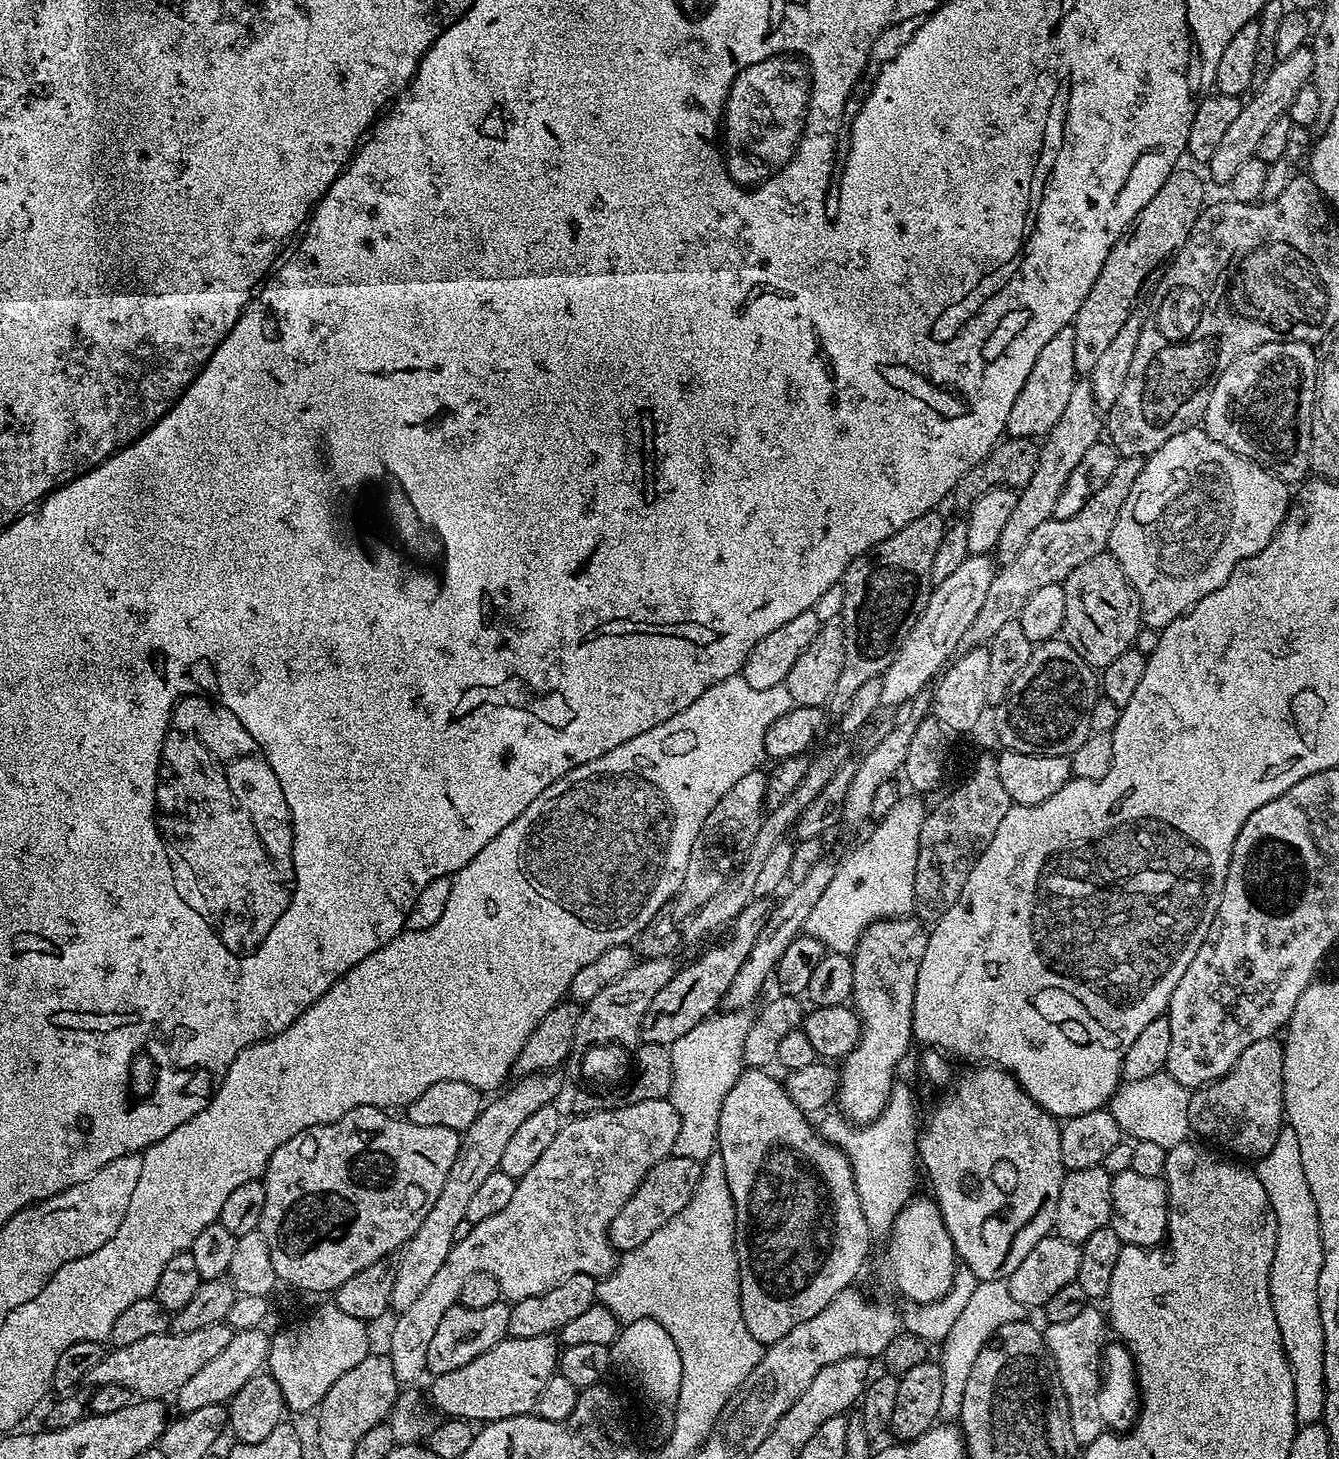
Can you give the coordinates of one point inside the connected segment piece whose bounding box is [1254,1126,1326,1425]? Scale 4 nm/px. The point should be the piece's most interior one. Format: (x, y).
(1299, 1251)

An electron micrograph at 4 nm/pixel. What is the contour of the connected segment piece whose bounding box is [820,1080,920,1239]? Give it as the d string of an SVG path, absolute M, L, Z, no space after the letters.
M898 1080L892 1086L891 1096L888 1099L887 1110L874 1119L870 1124L855 1125L843 1113L825 1113L821 1119L820 1133L825 1141L835 1145L840 1151L846 1153L852 1161L855 1174L855 1188L858 1190L859 1201L862 1202L862 1214L865 1215L866 1226L869 1235L873 1238L884 1239L891 1233L893 1222L898 1214L913 1199L914 1186L916 1184L916 1172L918 1176L918 1139L920 1133L920 1121L914 1108L914 1096L911 1088Z

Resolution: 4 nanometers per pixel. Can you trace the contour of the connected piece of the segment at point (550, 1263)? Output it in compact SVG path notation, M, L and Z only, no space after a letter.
M671 1099L638 1102L621 1108L600 1108L580 1114L569 1124L568 1121L561 1123L558 1138L554 1138L554 1142L546 1146L542 1158L538 1158L538 1162L534 1162L534 1166L517 1179L510 1203L498 1214L486 1218L486 1222L473 1224L470 1235L452 1245L446 1262L442 1262L442 1267L438 1274L434 1274L426 1290L422 1290L420 1297L406 1311L395 1317L396 1325L392 1328L386 1355L401 1385L415 1385L412 1383L428 1372L426 1354L430 1351L430 1342L446 1310L458 1303L466 1278L477 1276L479 1272L493 1276L500 1287L501 1297L515 1302L554 1290L554 1286L558 1286L558 1282L566 1282L570 1274L590 1274L597 1278L609 1276L618 1263L617 1249L613 1248L608 1236L610 1226L614 1218L618 1218L618 1210L626 1206L650 1170L675 1153L679 1133L678 1110L674 1110Z

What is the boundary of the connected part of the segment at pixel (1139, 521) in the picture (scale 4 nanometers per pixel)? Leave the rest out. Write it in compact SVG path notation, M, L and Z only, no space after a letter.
M1203 427L1188 428L1185 432L1174 434L1170 442L1162 442L1162 446L1158 446L1158 450L1144 460L1142 470L1118 514L1118 522L1114 522L1114 530L1110 530L1107 547L1107 551L1116 559L1118 566L1122 566L1126 578L1132 583L1132 589L1138 594L1143 623L1149 628L1165 628L1167 624L1174 622L1174 618L1186 614L1199 600L1206 598L1206 594L1214 594L1214 590L1218 590L1218 586L1222 586L1222 582L1226 582L1226 578L1234 574L1234 566L1258 554L1267 546L1270 538L1274 538L1278 526L1286 518L1289 503L1289 485L1279 480L1273 472L1248 459L1247 456L1234 454L1234 450L1226 450L1226 446L1214 442L1214 438L1210 438Z

